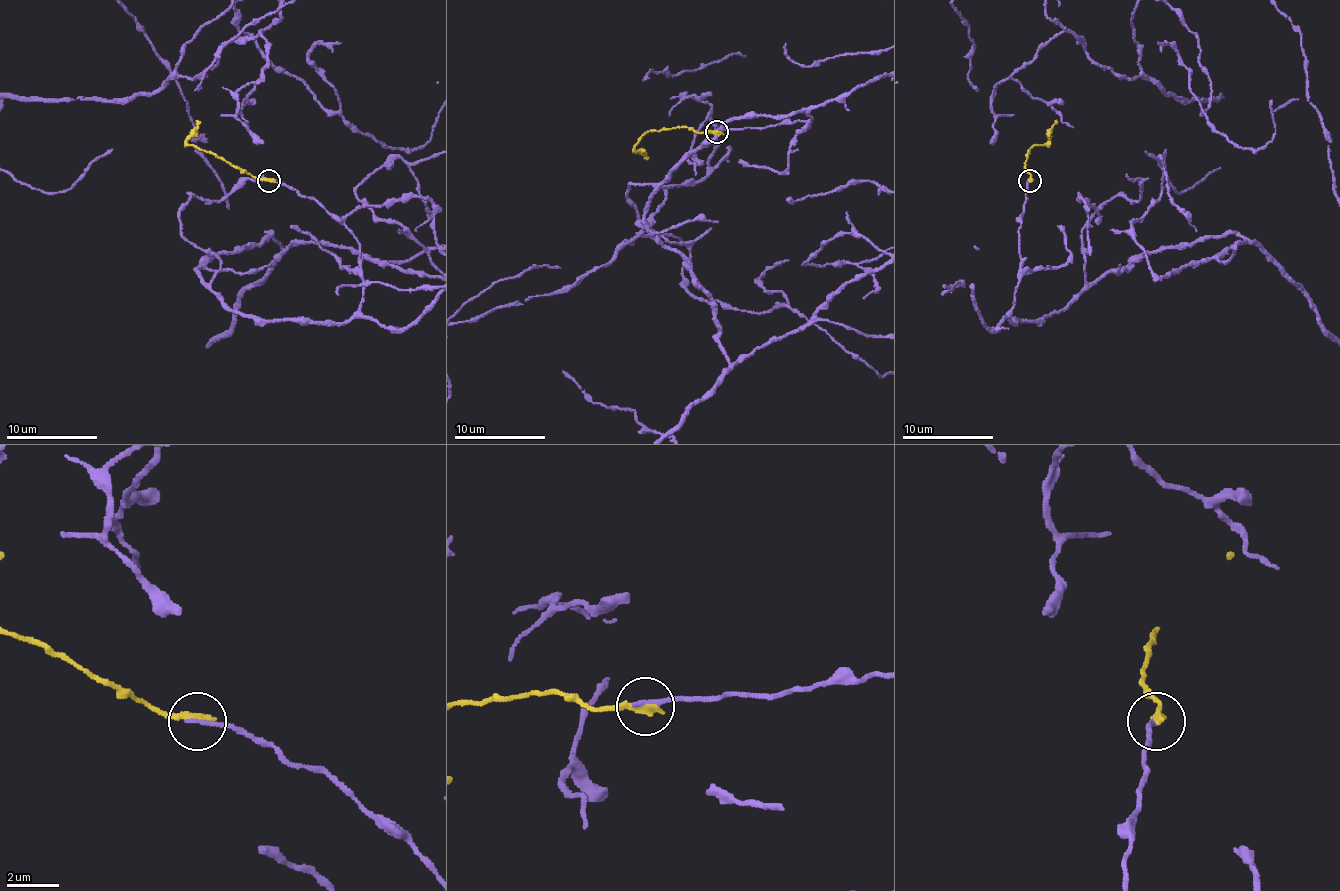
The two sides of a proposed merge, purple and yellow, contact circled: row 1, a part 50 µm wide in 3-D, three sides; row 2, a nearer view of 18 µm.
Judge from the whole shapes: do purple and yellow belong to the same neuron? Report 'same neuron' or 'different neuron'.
same neuron

